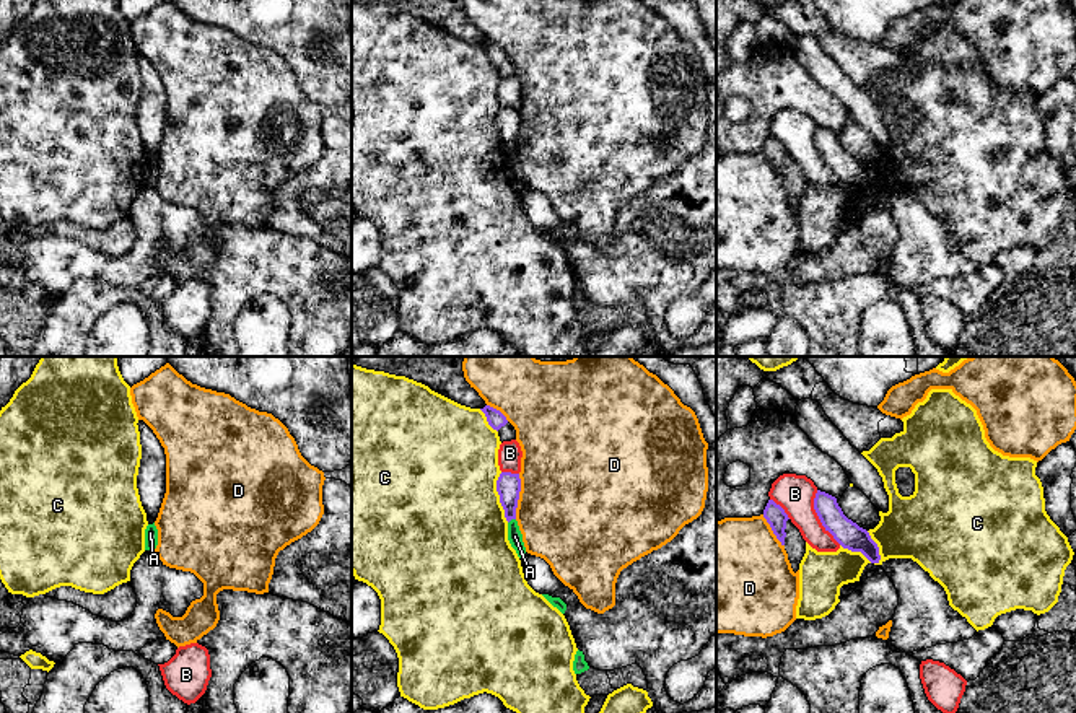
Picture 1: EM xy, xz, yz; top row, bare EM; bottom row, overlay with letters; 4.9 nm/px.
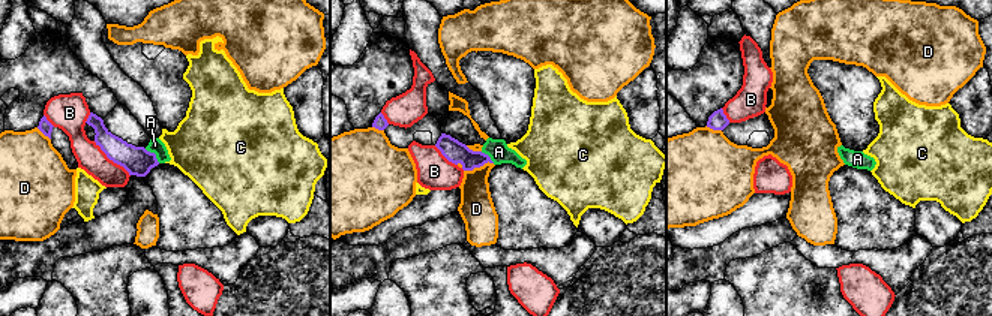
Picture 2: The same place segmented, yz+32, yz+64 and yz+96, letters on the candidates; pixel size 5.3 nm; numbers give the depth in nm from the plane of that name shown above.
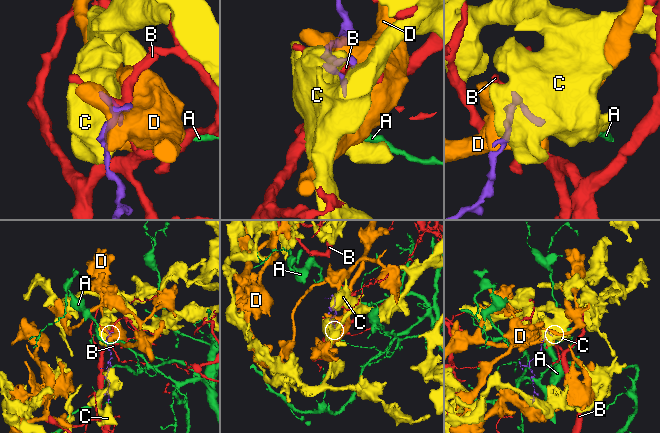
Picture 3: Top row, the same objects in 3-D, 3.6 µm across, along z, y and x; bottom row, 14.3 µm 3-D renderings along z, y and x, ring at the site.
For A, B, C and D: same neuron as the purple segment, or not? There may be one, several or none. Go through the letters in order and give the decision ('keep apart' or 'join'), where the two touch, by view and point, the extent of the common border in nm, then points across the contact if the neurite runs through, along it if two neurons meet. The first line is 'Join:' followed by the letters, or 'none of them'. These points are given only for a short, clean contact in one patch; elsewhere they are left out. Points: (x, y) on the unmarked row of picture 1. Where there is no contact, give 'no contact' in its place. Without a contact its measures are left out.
Join: none of them
A: keep apart; meets purple in xz at (511, 153); contact 50 nm long; border along xz (515, 153), (508, 158)
B: keep apart; meets purple in yz at (819, 153); contact 300 nm long
C: keep apart; meets purple in xz at (500, 132); contact 260 nm long
D: keep apart; meets purple in xz at (518, 132); contact 220 nm long

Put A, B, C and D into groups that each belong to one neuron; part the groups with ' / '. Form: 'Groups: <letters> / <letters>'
Groups: A / B / C / D

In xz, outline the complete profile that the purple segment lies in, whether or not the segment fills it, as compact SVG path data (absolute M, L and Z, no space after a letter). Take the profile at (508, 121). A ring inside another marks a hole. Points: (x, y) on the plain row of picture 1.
M501 107L496 116L496 127L500 130L500 138L505 145L505 153L510 158L516 155L516 143L521 127L521 114L519 109Z

